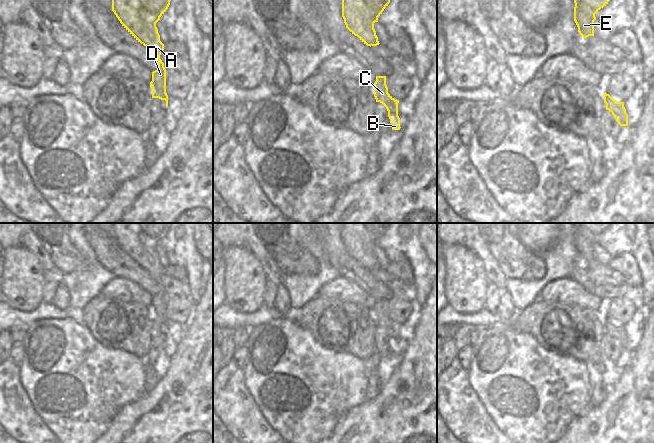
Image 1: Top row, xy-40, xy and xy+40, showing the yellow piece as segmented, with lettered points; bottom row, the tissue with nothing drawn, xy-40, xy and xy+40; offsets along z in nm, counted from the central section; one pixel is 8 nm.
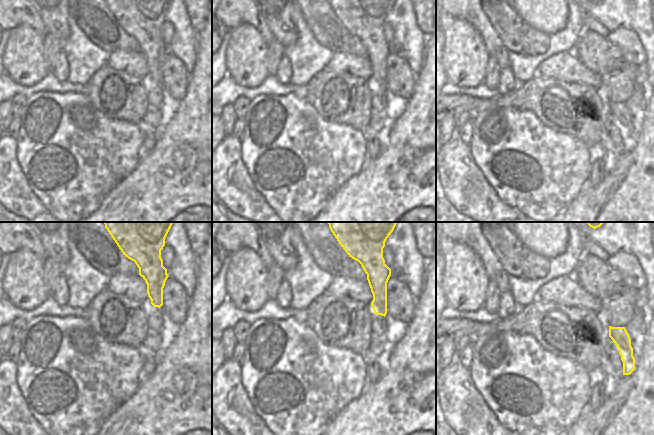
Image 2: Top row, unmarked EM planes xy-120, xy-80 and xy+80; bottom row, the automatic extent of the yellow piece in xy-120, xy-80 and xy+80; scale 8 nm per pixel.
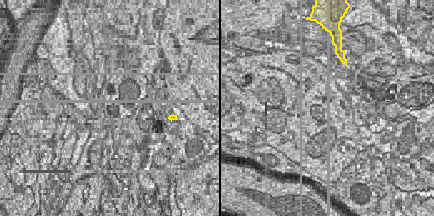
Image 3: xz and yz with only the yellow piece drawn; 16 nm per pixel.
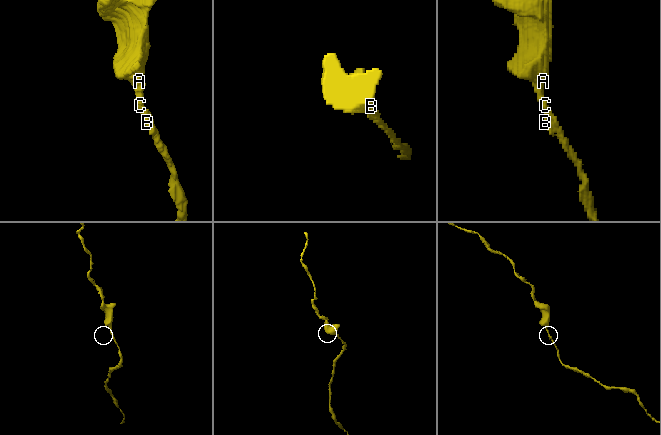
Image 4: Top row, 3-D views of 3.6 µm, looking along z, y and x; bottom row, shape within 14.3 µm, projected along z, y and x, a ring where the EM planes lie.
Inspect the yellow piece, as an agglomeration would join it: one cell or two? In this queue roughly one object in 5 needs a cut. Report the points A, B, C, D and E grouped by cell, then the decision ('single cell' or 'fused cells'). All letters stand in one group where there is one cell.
A B C D E; single cell

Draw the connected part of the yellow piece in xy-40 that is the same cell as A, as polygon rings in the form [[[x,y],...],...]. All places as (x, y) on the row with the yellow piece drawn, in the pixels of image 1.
[[[112,0],[112,11],[122,24],[122,26],[141,44],[143,44],[150,53],[158,59],[158,69],[152,72],[152,98],[159,98],[166,101],[168,106],[168,95],[166,93],[166,69],[160,59],[164,50],[164,44],[160,41],[160,35],[156,23],[166,12],[171,0]]]

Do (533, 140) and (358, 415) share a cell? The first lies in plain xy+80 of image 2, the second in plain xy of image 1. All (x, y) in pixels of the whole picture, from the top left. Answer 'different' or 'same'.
different

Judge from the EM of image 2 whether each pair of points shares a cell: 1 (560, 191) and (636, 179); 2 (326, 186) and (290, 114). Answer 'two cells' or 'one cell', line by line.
1: two cells
2: one cell

